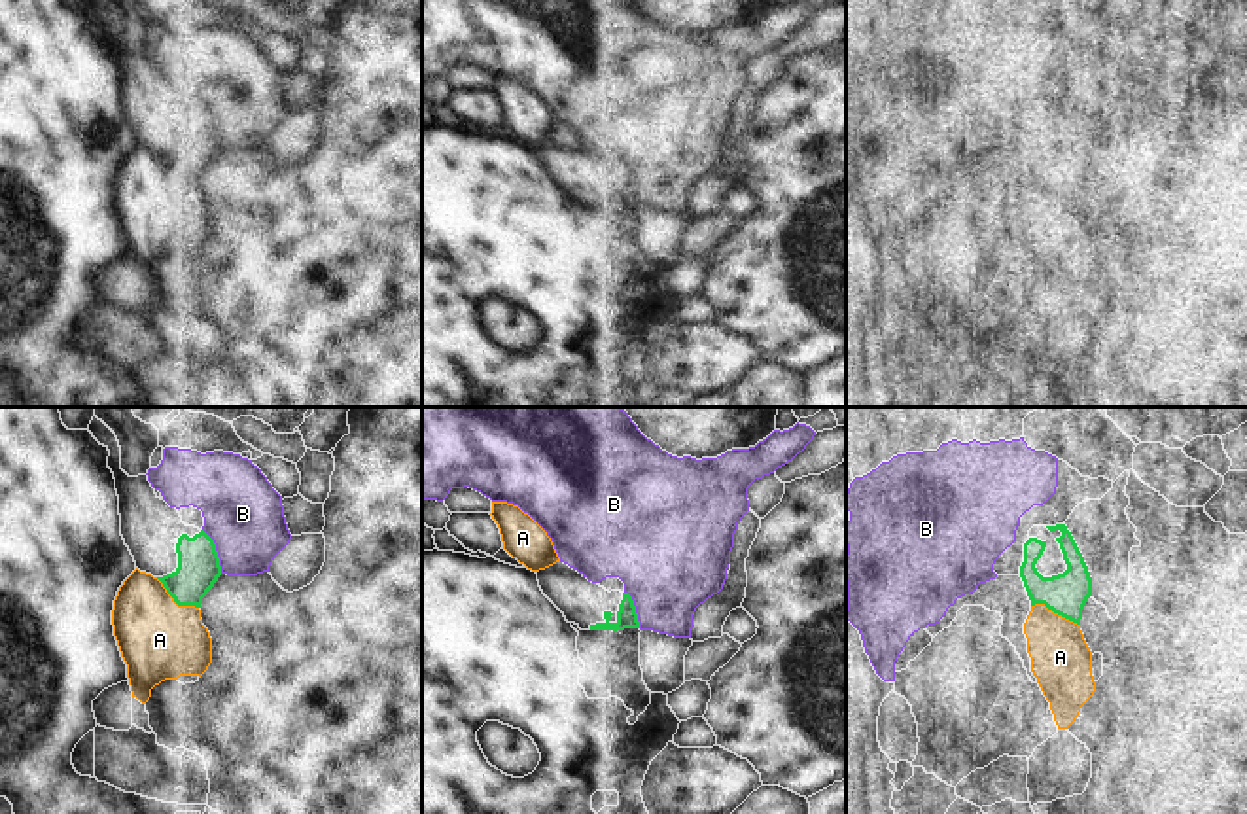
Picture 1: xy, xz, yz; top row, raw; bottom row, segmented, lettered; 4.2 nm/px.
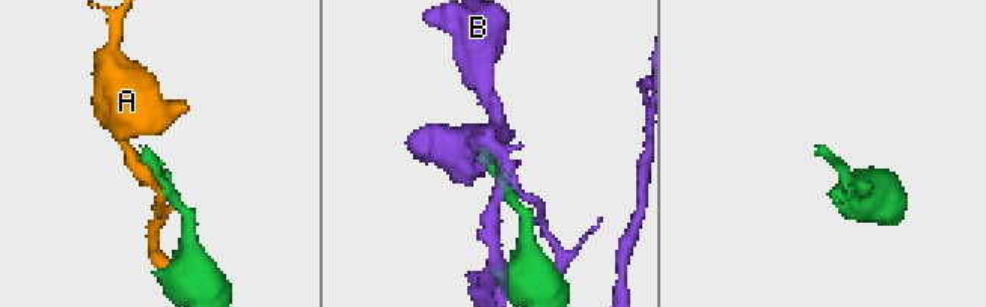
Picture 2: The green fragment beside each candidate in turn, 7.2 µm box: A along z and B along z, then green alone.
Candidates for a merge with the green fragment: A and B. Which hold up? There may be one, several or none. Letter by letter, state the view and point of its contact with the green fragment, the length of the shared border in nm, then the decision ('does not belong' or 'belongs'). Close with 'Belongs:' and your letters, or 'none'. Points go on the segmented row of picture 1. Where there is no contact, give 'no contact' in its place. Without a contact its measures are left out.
A: contact yz (1056, 612); length 220 nm; does not belong
B: contact xy (216, 551); length 200 nm; does not belong
Belongs: none

